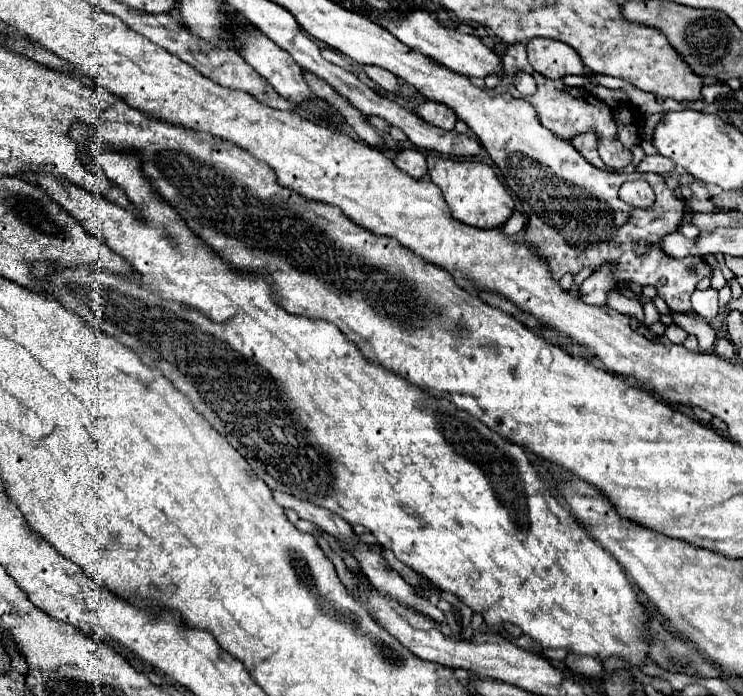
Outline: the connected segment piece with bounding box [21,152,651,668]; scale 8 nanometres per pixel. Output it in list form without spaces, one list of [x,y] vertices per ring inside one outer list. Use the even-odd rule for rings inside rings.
[[[117,152],[81,154],[81,158],[91,172],[109,176],[113,180],[113,184],[117,184],[125,190],[129,200],[135,202],[135,206],[141,210],[145,224],[139,222],[129,210],[107,202],[99,194],[77,188],[67,180],[53,178],[53,176],[41,176],[41,174],[23,174],[21,178],[27,182],[33,182],[33,184],[37,182],[37,186],[43,188],[73,218],[77,218],[81,222],[81,226],[85,226],[87,232],[91,232],[93,236],[101,236],[113,252],[117,252],[121,258],[125,258],[141,274],[141,284],[121,280],[117,276],[107,274],[105,270],[93,270],[91,266],[81,266],[75,270],[55,270],[55,268],[49,270],[49,266],[45,262],[33,264],[35,276],[43,284],[47,294],[51,294],[67,310],[75,312],[85,322],[89,322],[89,326],[119,338],[125,346],[133,348],[147,366],[157,368],[167,380],[171,380],[173,386],[193,402],[193,408],[201,416],[205,416],[205,420],[217,432],[221,432],[229,440],[229,444],[233,444],[237,448],[237,452],[241,456],[245,456],[245,460],[249,462],[253,472],[261,480],[265,480],[265,484],[271,490],[281,490],[281,492],[293,494],[295,498],[309,500],[315,506],[327,508],[333,514],[341,516],[351,526],[355,526],[355,524],[365,526],[377,538],[377,542],[381,542],[385,548],[393,550],[397,560],[411,566],[417,574],[427,578],[439,590],[459,596],[473,612],[479,612],[483,616],[485,624],[493,632],[507,634],[505,624],[515,624],[521,628],[521,632],[525,636],[529,636],[541,648],[565,648],[575,656],[591,656],[591,658],[599,660],[601,664],[605,660],[609,660],[611,656],[623,658],[635,668],[641,668],[645,664],[645,660],[649,658],[649,618],[651,618],[649,612],[645,610],[647,606],[639,600],[633,584],[625,576],[619,562],[607,550],[603,550],[595,540],[591,540],[587,536],[587,532],[575,522],[575,518],[571,518],[569,510],[565,506],[561,506],[561,502],[551,494],[551,490],[545,486],[541,476],[531,466],[523,448],[503,440],[499,434],[489,430],[485,424],[481,424],[477,420],[471,422],[471,418],[463,410],[457,412],[457,408],[451,402],[433,400],[423,390],[407,384],[401,376],[397,376],[381,366],[369,364],[361,356],[357,346],[353,346],[333,324],[311,322],[309,318],[299,318],[295,314],[287,314],[285,310],[281,310],[281,306],[277,306],[271,300],[271,290],[265,282],[261,282],[261,278],[241,278],[235,270],[229,270],[229,266],[223,266],[219,258],[213,258],[213,254],[209,254],[207,246],[197,246],[197,238],[193,238],[193,234],[189,234],[189,230],[185,230],[185,226],[181,226],[181,218],[177,218],[177,212],[171,210],[171,206],[161,204],[161,198],[157,198],[157,194],[153,194],[153,188],[147,184],[145,176],[139,170],[137,158],[117,154]]]

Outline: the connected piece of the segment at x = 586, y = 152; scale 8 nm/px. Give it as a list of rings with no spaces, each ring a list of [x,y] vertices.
[[[593,132],[575,136],[575,138],[571,140],[571,144],[573,144],[575,150],[577,150],[585,160],[589,160],[593,166],[597,166],[597,168],[601,168],[601,170],[607,170],[605,162],[601,160],[601,156],[599,156],[599,152],[597,152],[597,138],[595,138]]]

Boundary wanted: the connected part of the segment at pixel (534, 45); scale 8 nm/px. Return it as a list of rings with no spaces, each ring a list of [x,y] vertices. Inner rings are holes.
[[[533,38],[527,44],[527,56],[531,66],[551,80],[559,80],[567,74],[585,74],[581,58],[577,58],[575,50],[565,46],[565,42]]]

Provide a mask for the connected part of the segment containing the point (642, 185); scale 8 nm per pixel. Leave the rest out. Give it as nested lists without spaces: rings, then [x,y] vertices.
[[[645,180],[625,182],[619,189],[620,198],[637,208],[651,208],[655,202],[653,188]]]

